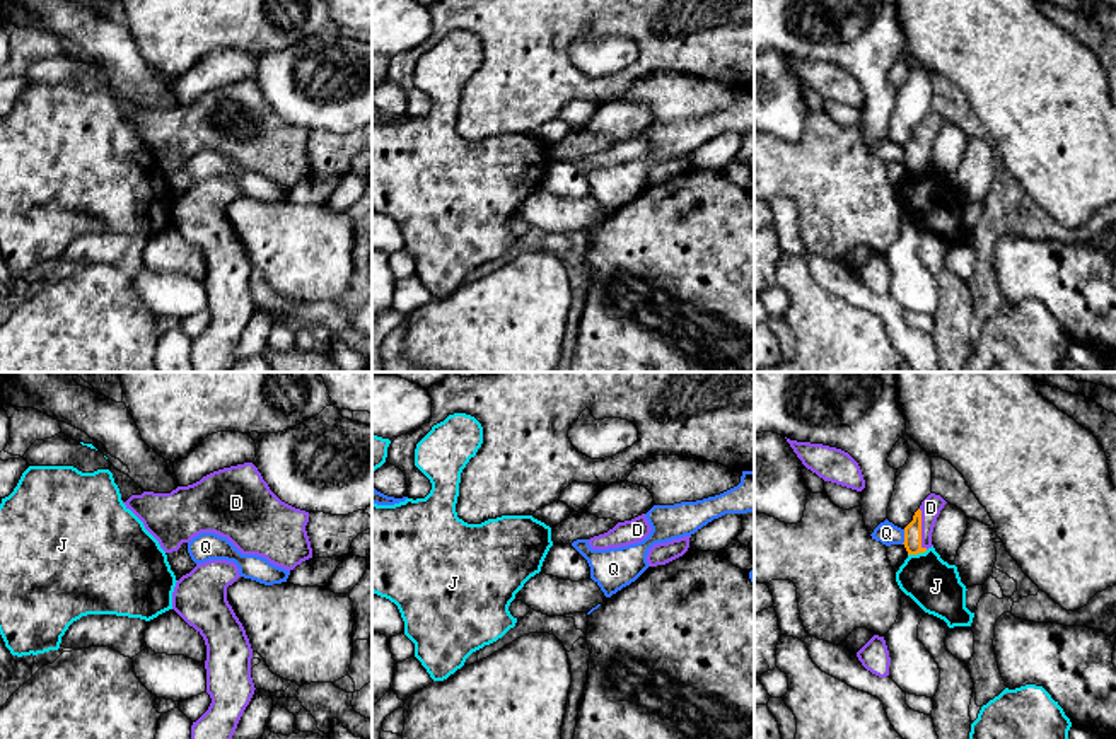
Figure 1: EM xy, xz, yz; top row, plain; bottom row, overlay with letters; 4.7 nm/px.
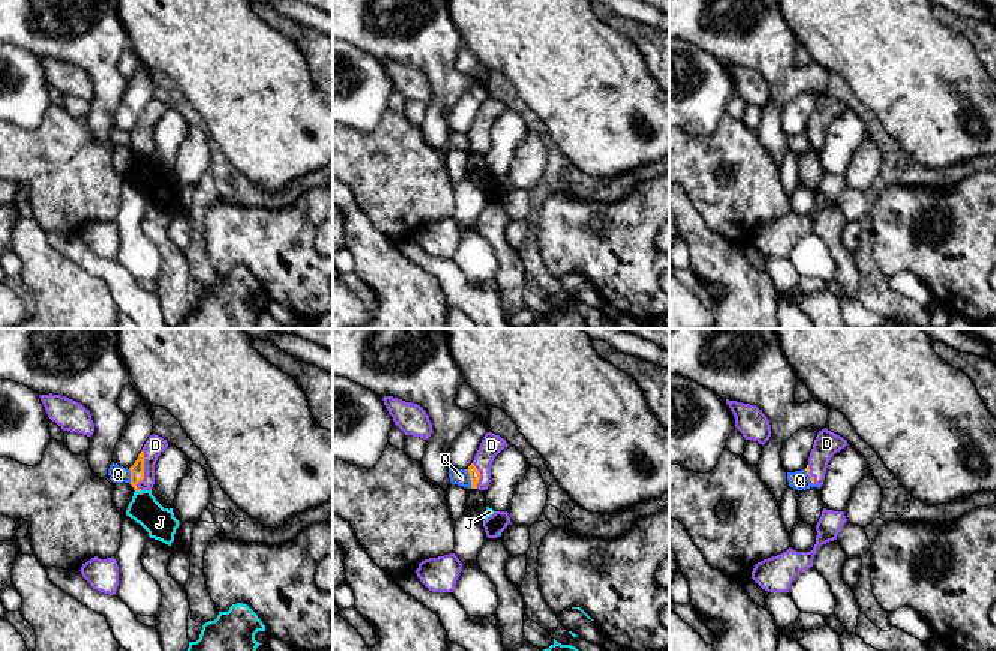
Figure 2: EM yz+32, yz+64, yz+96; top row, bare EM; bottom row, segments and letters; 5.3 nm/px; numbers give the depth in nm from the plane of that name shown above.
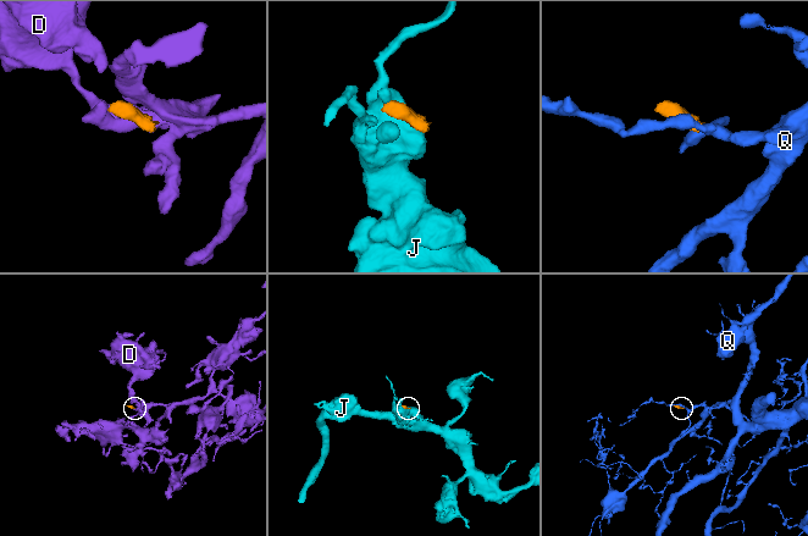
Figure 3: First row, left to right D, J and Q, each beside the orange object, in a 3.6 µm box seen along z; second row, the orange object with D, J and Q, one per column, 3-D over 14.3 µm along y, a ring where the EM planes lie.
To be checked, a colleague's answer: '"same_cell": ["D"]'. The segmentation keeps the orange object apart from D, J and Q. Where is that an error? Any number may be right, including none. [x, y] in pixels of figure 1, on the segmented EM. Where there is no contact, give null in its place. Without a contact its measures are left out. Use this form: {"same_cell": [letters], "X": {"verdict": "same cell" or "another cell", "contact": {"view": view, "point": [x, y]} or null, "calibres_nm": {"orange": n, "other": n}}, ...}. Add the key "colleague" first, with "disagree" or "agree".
{"colleague": "agree", "same_cell": ["D"], "D": {"verdict": "same cell", "contact": {"view": "yz", "point": [920, 529]}, "calibres_nm": {"orange": 80, "other": 100}}, "J": {"verdict": "another cell", "contact": {"view": "yz", "point": [917, 553]}, "calibres_nm": {"orange": 80, "other": 240}}, "Q": {"verdict": "another cell", "contact": {"view": "yz", "point": [905, 536]}, "calibres_nm": {"orange": 80, "other": 100}}}

